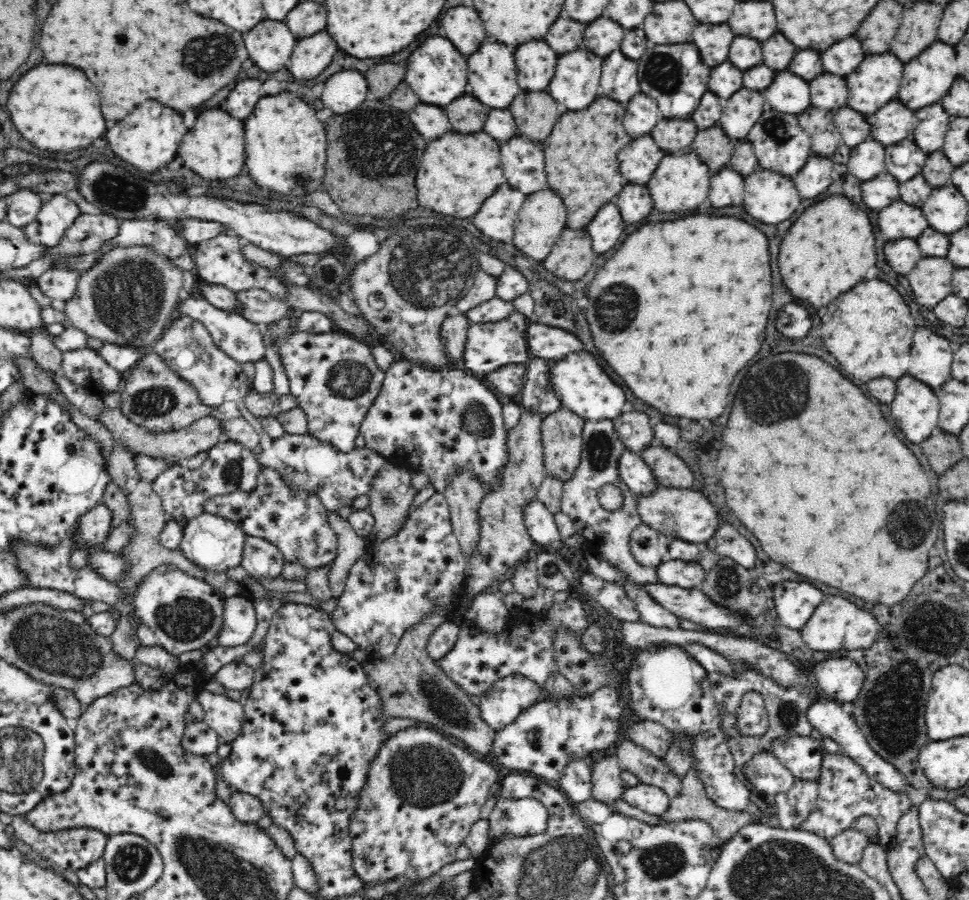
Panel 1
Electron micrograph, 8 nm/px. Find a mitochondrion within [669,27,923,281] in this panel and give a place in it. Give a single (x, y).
(778, 131)

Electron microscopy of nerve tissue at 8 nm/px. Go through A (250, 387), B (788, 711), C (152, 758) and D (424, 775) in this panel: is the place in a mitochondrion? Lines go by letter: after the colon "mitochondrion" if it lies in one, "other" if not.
A: other
B: mitochondrion
C: mitochondrion
D: mitochondrion

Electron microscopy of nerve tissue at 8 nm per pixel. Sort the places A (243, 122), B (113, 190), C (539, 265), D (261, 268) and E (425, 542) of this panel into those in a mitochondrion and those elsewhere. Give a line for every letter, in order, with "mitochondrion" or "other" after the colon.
A: other
B: mitochondrion
C: other
D: other
E: other

